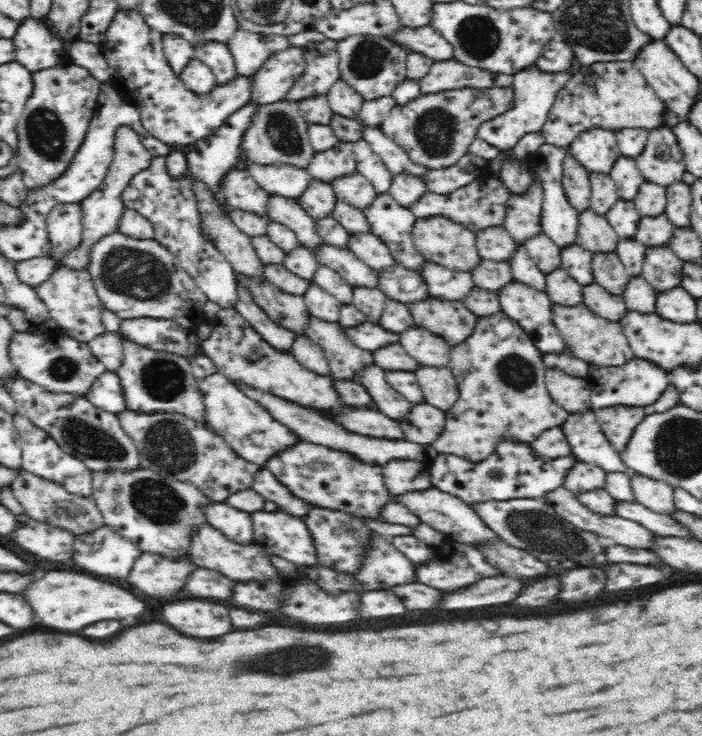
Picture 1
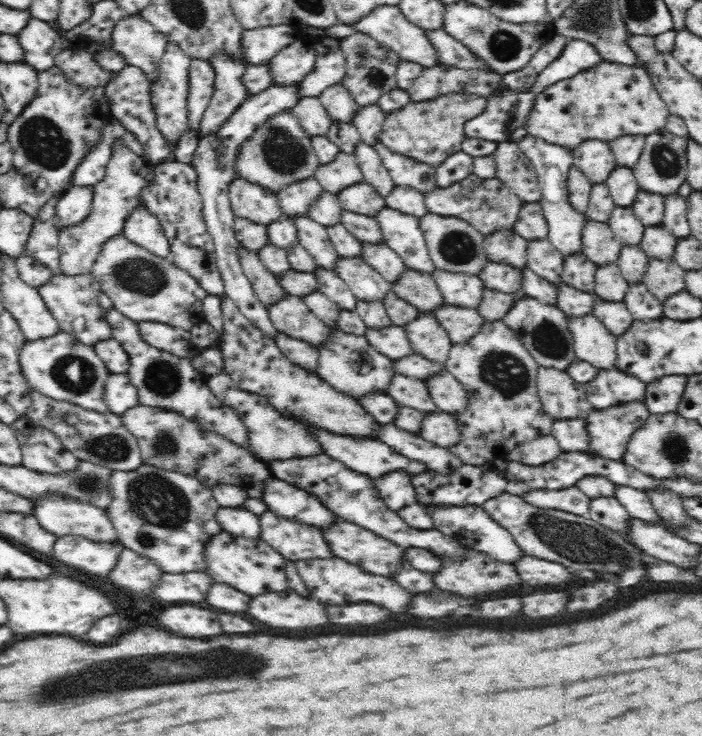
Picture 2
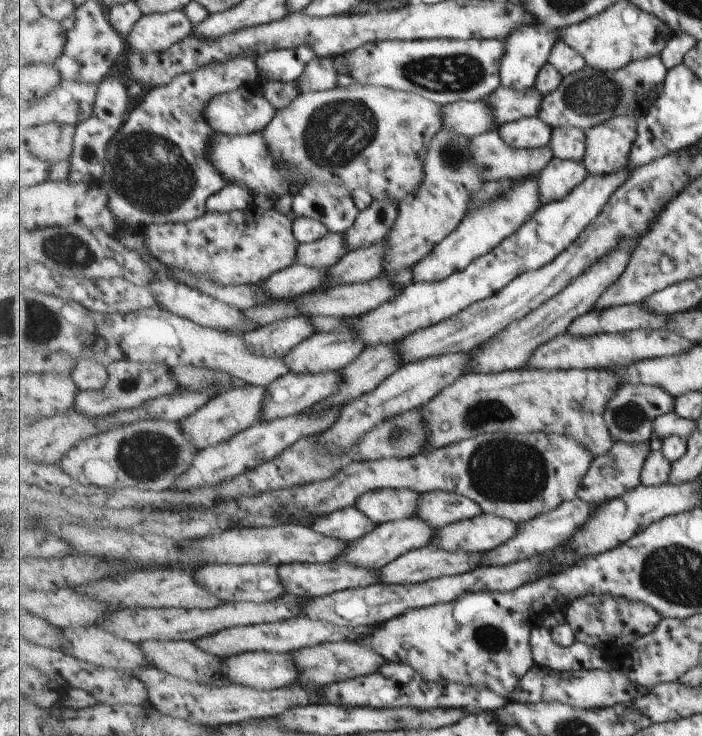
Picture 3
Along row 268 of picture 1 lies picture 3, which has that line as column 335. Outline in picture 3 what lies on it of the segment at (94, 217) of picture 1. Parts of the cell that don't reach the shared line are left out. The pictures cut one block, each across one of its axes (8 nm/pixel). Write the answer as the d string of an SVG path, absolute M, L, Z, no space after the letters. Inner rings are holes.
M316 57L308 62L304 74L295 82L301 93L334 89L337 83L338 72L330 57Z

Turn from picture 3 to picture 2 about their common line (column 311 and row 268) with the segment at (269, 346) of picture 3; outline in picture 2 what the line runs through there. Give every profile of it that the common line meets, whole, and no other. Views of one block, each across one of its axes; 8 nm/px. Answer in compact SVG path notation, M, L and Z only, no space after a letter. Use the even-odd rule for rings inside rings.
M306 216L292 218L298 230L298 243L312 256L316 268L334 271L340 256L330 241L327 227Z

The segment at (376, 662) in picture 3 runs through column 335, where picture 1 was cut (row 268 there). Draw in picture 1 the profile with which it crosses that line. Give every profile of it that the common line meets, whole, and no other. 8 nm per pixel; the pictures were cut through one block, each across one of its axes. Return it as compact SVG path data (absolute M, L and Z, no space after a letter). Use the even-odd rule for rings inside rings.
M669 246L647 248L640 276L660 294L681 286L683 263Z

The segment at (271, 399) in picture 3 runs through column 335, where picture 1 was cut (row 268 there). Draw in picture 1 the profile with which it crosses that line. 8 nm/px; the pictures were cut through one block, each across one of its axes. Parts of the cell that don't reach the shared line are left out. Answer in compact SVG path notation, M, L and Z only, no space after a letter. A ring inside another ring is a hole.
M372 232L350 235L348 249L377 273L390 270L398 264L390 250Z

